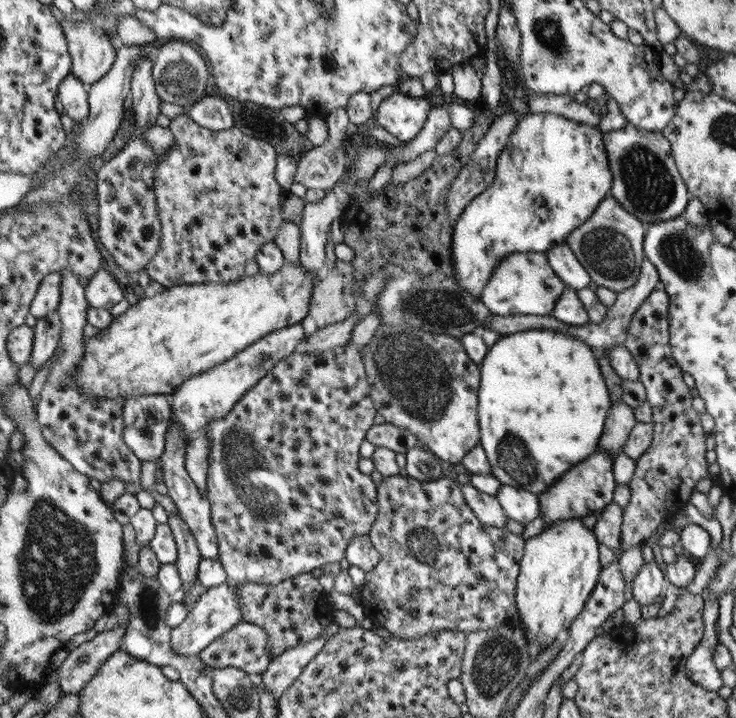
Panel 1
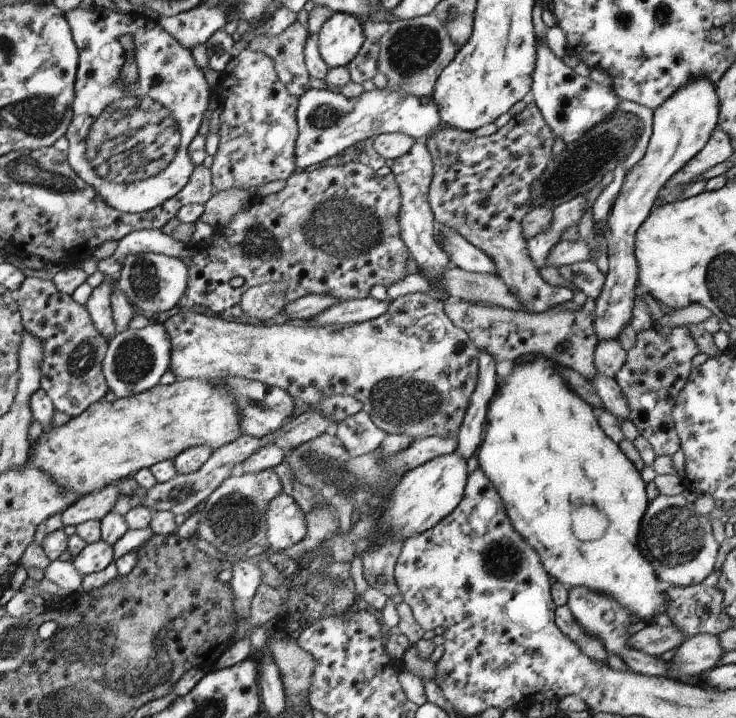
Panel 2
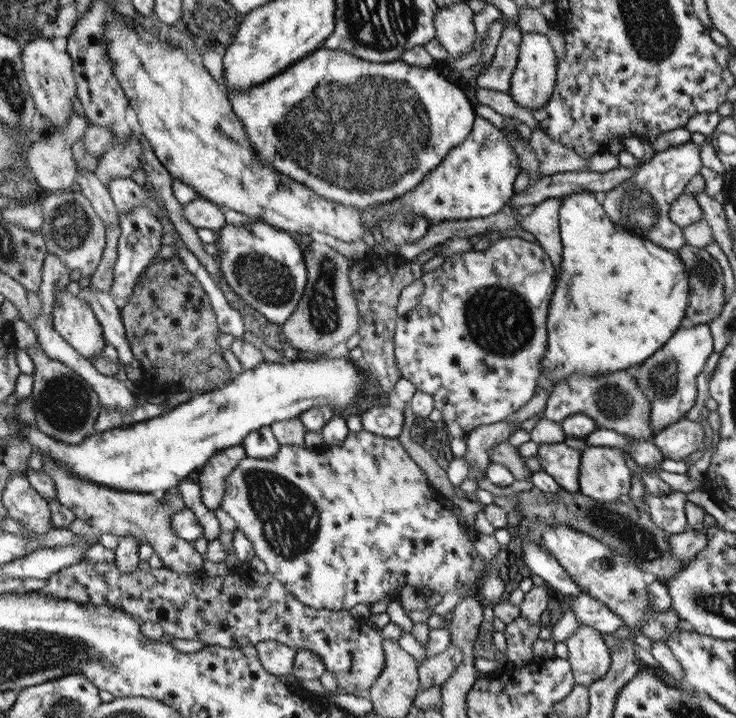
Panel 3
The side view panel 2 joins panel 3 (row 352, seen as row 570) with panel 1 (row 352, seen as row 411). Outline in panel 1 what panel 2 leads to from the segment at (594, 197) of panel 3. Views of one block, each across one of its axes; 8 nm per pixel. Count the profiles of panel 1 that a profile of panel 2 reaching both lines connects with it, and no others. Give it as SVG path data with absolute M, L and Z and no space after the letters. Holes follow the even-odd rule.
M527 329L501 336L480 363L478 389L479 445L501 485L540 494L568 470L596 452L611 404L596 351L568 332Z

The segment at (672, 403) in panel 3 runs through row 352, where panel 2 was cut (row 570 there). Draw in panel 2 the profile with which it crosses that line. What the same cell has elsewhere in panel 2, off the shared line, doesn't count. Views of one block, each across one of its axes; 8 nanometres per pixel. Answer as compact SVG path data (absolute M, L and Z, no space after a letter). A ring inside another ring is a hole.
M659 494L645 508L642 522L640 522L640 538L648 544L646 558L656 570L656 576L663 585L676 585L687 587L701 583L713 570L716 564L716 554L718 554L719 544L712 535L712 525L709 515L700 514L695 508L693 502L688 502L684 495L663 495Z

